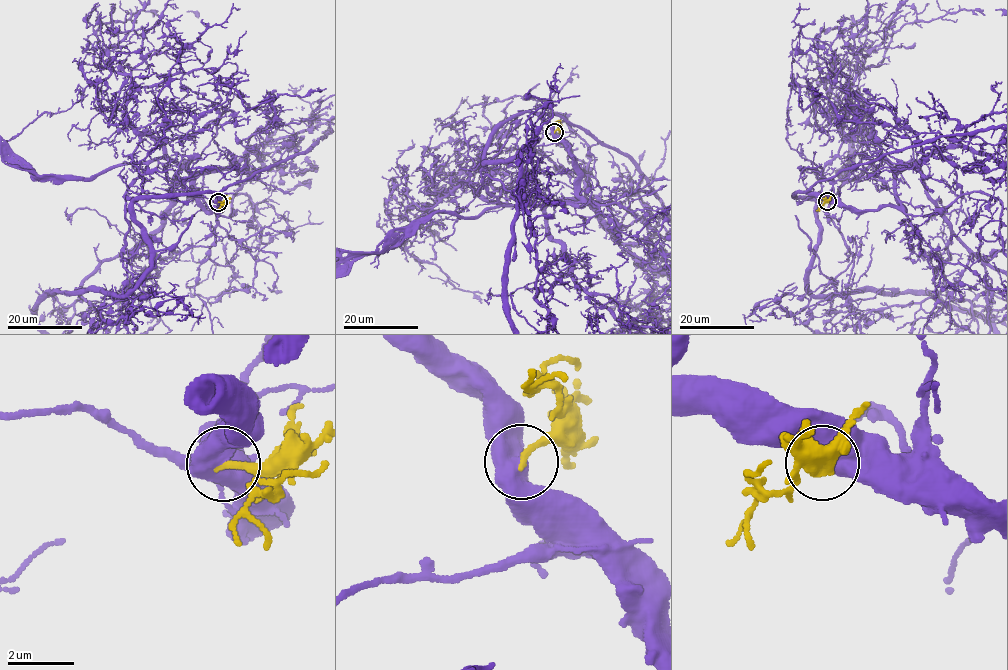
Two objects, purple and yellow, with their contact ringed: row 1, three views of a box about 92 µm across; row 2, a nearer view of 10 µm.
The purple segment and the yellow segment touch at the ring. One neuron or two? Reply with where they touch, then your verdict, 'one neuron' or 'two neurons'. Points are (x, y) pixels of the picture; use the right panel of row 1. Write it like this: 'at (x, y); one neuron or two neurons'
at (827, 201); two neurons

